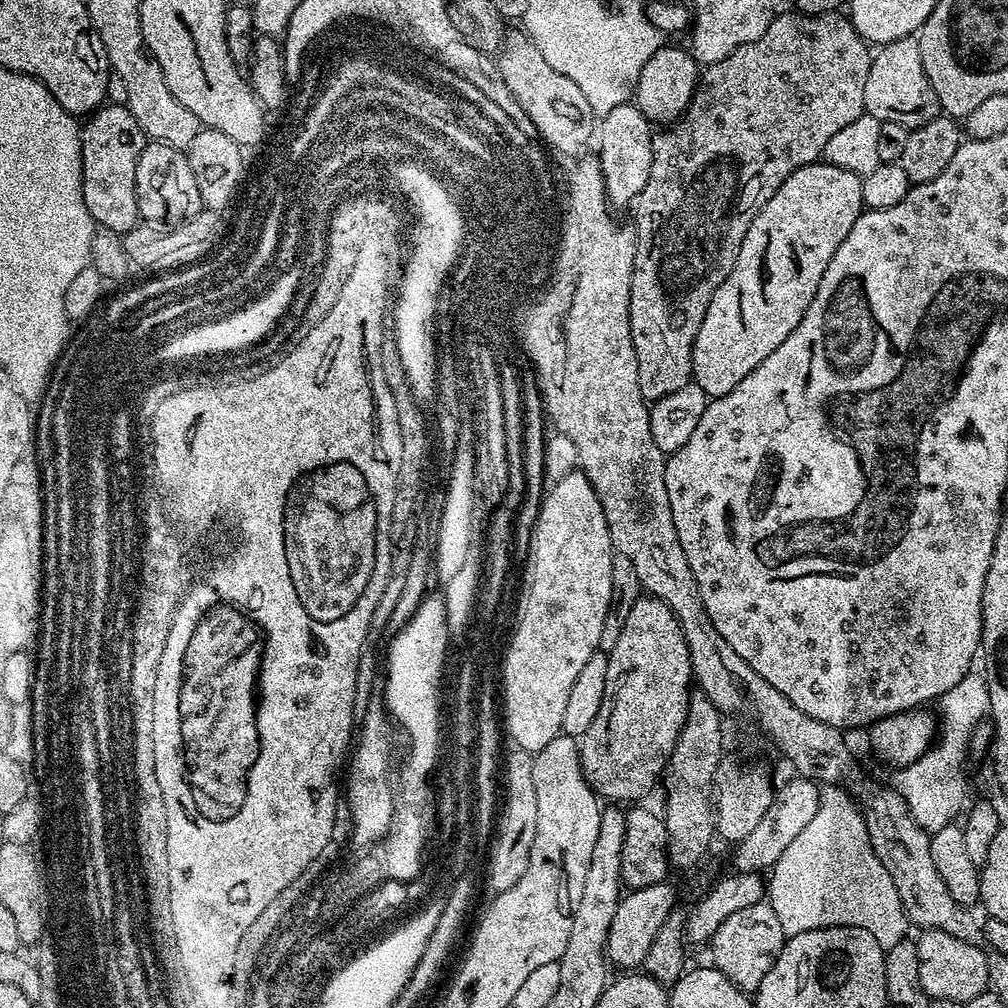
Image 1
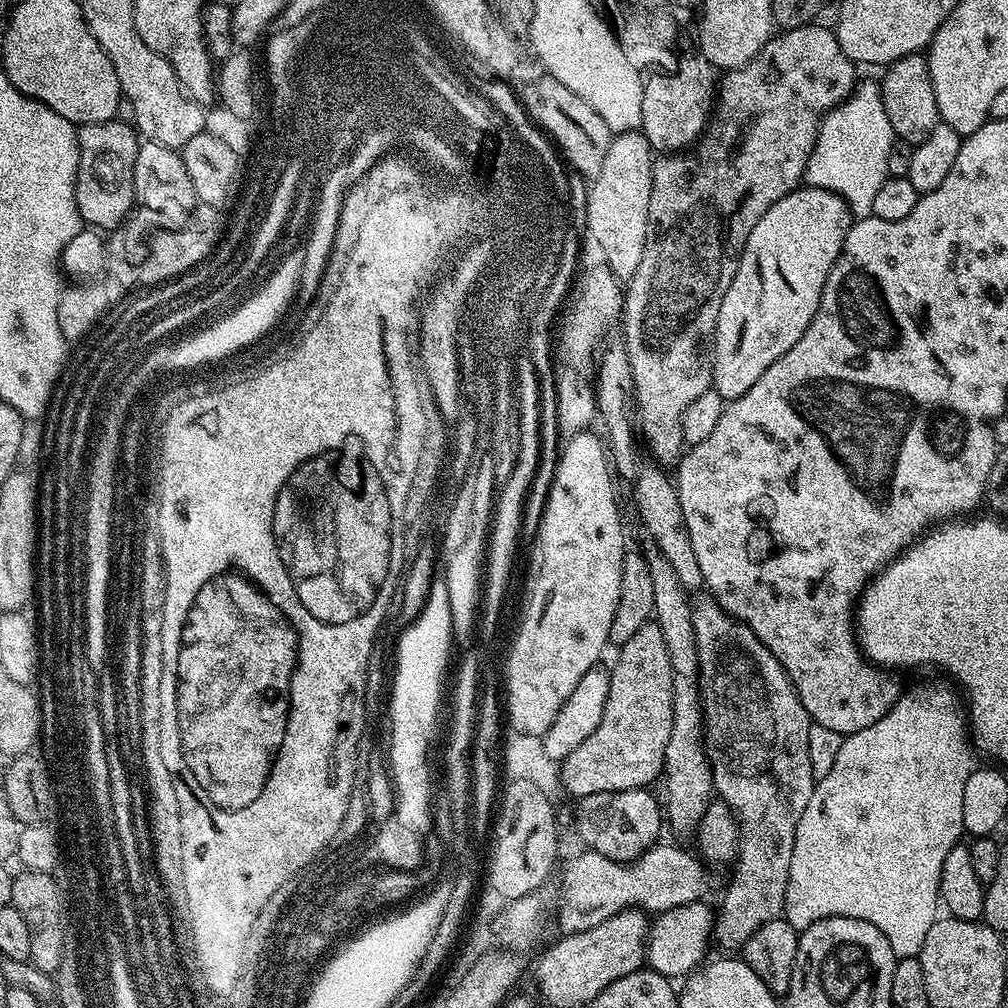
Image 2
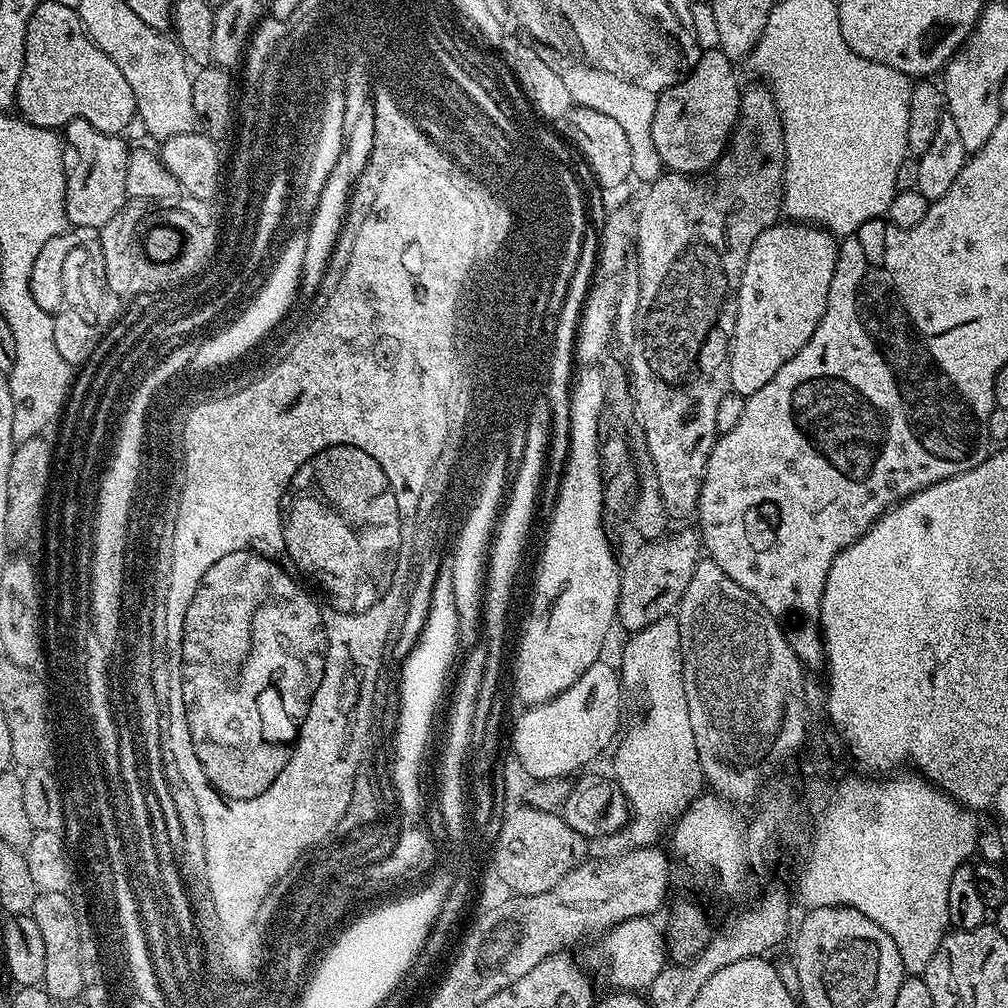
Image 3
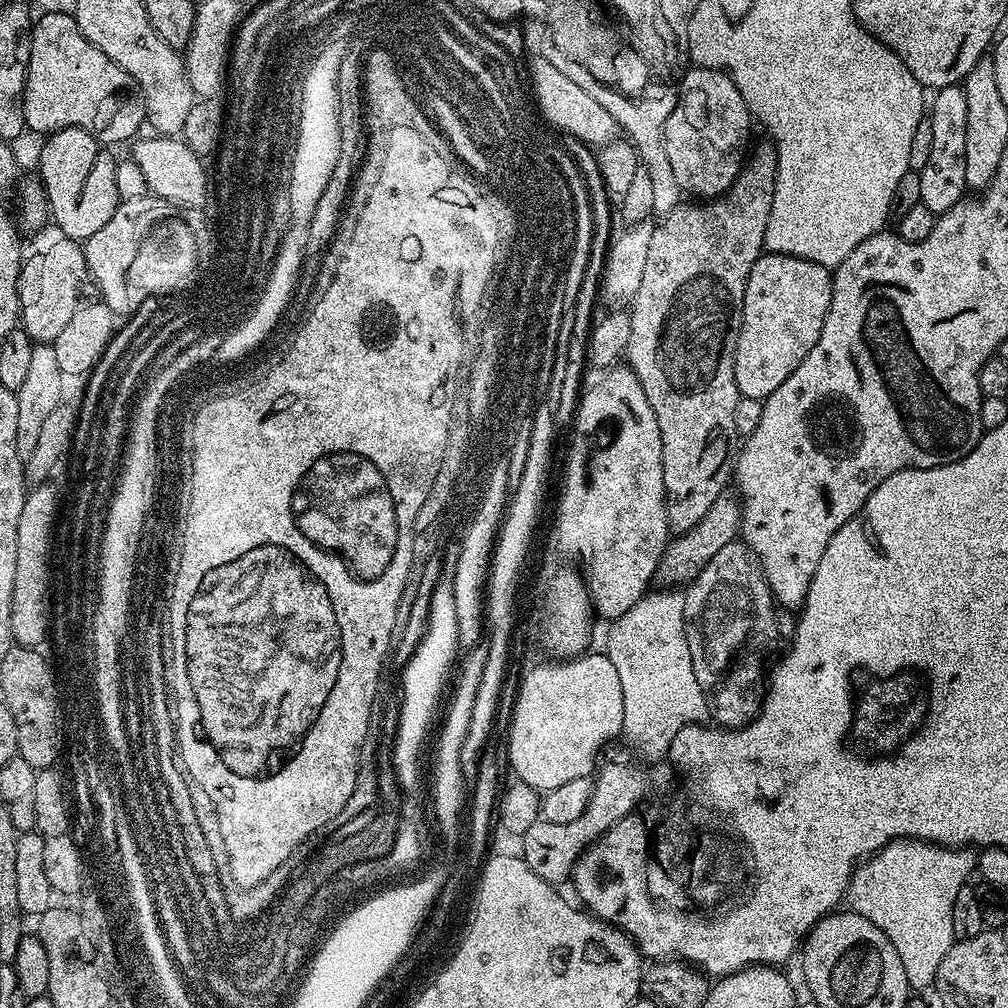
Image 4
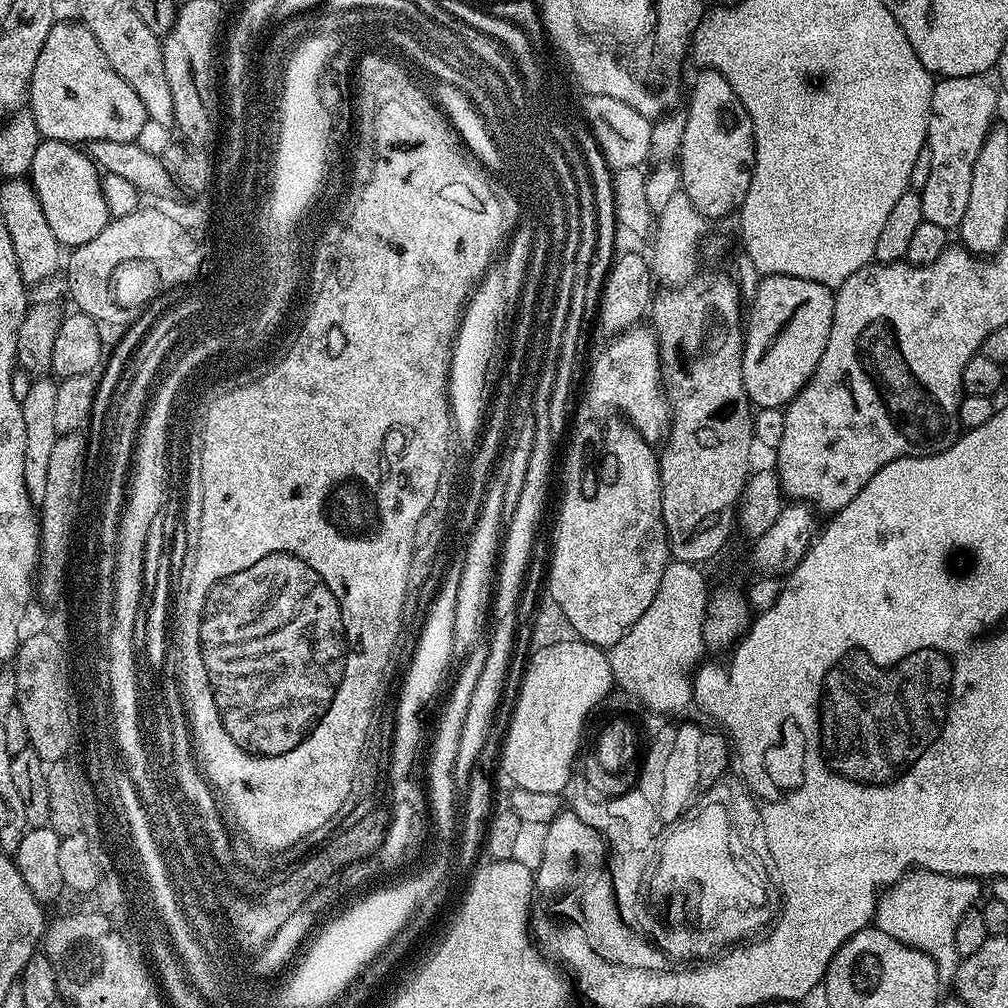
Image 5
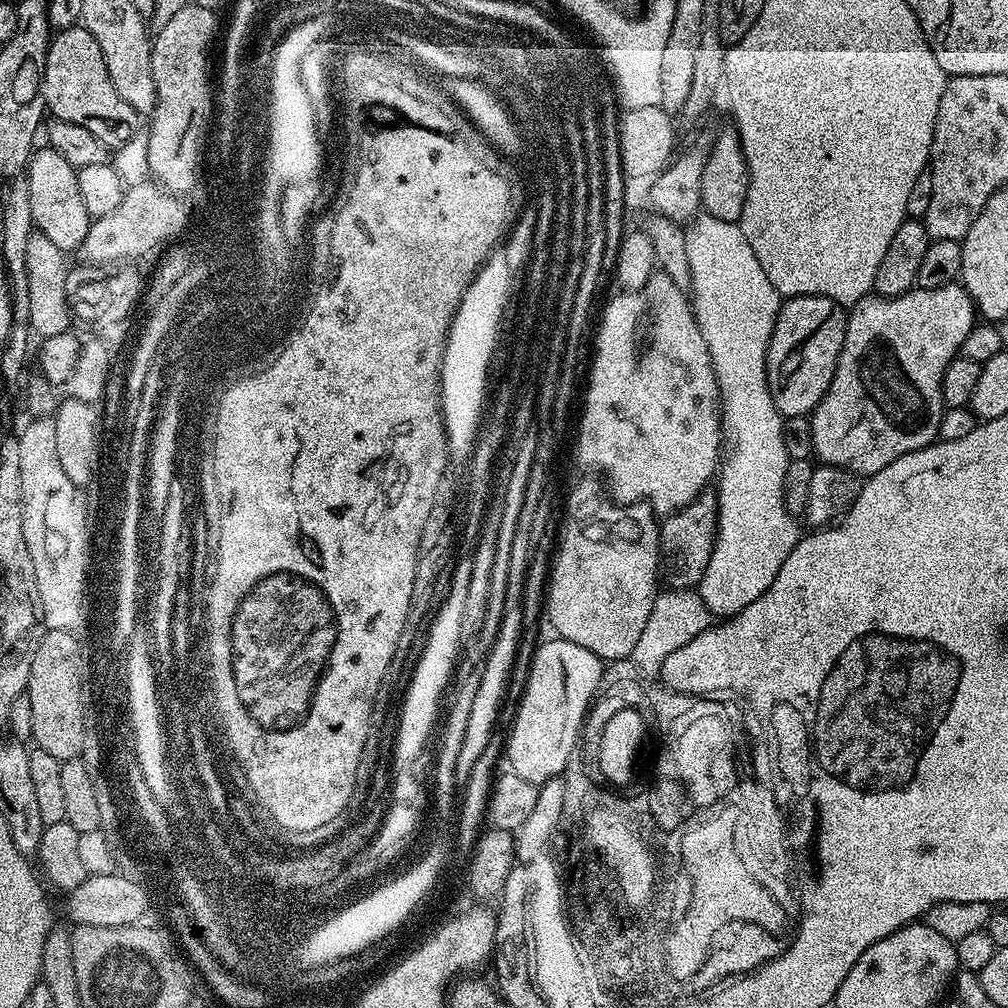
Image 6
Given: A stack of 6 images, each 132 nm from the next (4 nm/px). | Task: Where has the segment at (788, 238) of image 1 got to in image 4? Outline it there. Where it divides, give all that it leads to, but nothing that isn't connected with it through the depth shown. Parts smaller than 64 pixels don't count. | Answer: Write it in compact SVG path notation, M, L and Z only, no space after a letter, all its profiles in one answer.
M765 251L756 259L746 282L742 326L734 358L734 378L741 396L766 399L810 354L830 310L832 272L804 258Z

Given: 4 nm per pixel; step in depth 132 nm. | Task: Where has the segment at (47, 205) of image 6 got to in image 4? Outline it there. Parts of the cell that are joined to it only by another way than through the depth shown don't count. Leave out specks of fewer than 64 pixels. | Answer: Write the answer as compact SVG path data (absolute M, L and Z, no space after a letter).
M63 128L51 133L45 140L48 141L40 148L38 179L43 184L44 193L48 199L51 223L54 222L60 227L61 237L68 237L77 242L88 240L94 234L98 234L98 230L102 230L102 226L106 226L110 218L114 218L114 210L120 204L118 186L114 182L117 157L111 156L108 153L111 151L105 145L81 128Z

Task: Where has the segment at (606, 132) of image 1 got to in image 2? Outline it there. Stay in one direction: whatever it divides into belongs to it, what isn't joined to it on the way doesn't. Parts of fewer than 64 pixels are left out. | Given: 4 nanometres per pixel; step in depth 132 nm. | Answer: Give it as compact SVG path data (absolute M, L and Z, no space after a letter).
M633 130L613 135L602 174L591 181L592 189L588 192L588 232L600 256L621 282L638 274L642 254L646 254L653 163L654 149L643 132Z

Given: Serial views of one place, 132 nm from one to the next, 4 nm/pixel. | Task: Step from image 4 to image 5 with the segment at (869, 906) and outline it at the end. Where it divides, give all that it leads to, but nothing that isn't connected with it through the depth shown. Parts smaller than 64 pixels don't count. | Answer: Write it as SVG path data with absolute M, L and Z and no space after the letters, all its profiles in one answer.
M923 870L907 872L897 884L885 888L881 892L880 901L876 903L875 927L890 934L890 938L898 938L898 942L902 942L906 946L922 950L938 966L941 981L951 981L956 975L956 965L962 959L956 952L955 934L958 931L958 922L961 921L962 914L966 914L969 908L977 907L978 901L981 899L980 884L981 881L975 876L947 876Z

